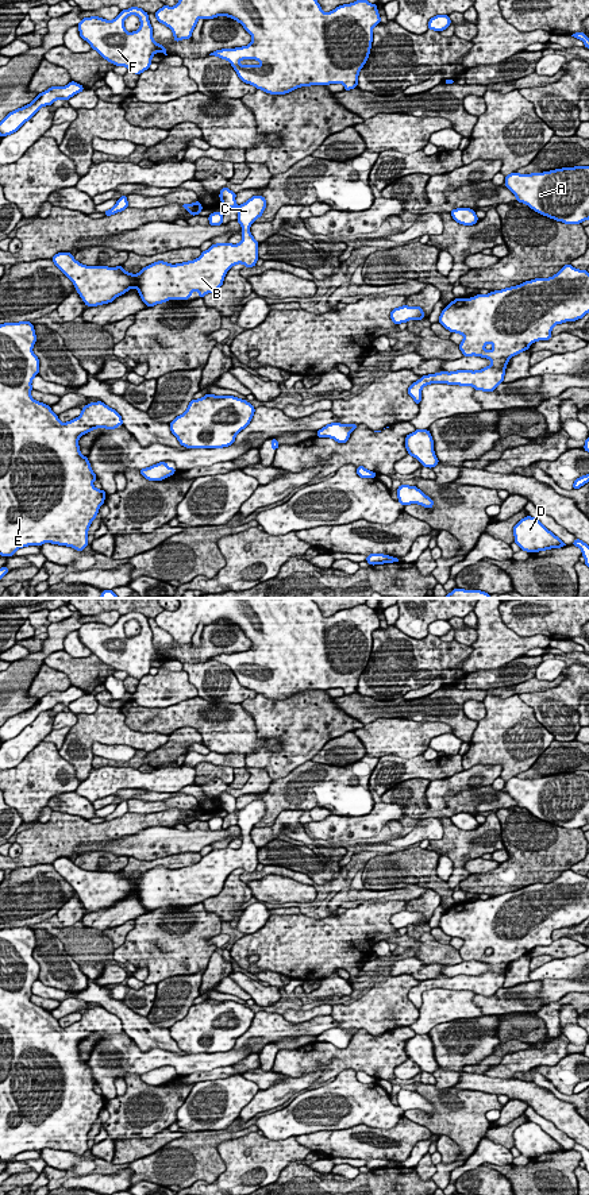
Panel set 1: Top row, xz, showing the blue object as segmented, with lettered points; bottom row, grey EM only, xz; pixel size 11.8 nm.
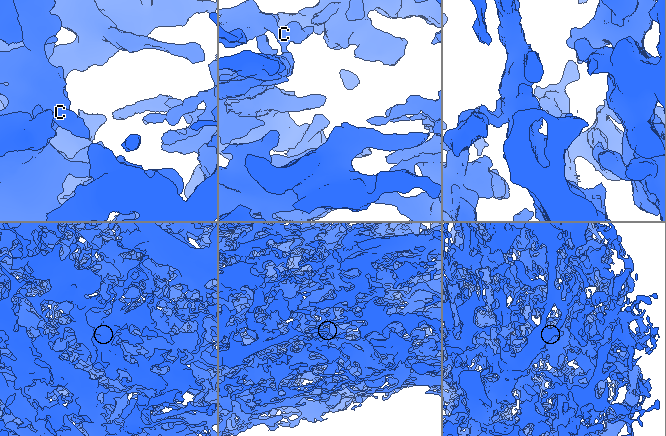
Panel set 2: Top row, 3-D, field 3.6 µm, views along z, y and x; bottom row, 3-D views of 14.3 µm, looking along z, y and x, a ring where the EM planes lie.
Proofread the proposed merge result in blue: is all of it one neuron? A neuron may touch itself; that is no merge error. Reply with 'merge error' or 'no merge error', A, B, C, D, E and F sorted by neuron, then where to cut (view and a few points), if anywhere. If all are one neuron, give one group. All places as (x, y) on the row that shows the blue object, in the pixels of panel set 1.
no merge error; groups A B C D E F; cut none

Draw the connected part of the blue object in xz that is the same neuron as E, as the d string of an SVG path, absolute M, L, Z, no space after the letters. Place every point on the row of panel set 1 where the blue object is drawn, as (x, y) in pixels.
M30 321L4 323L0 324L0 555L12 556L16 550L28 546L41 546L45 543L72 547L77 551L82 551L88 546L88 529L92 521L96 519L100 506L104 504L105 492L96 489L93 482L97 479L93 473L88 458L80 452L78 439L93 429L105 428L116 429L123 425L122 416L101 401L91 402L85 405L81 415L68 423L61 423L58 415L55 415L50 405L39 402L31 397L31 382L39 373L39 359L32 352L32 347L36 342L34 325Z

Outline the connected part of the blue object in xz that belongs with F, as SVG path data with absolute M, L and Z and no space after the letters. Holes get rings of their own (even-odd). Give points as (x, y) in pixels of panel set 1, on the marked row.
M138 7L123 9L113 20L84 18L78 23L78 31L104 59L116 66L126 66L138 76L150 69L155 53L168 55L168 49L153 38L149 14ZM130 15L136 15L140 20L140 27L134 32L127 32L124 27L124 19Z

